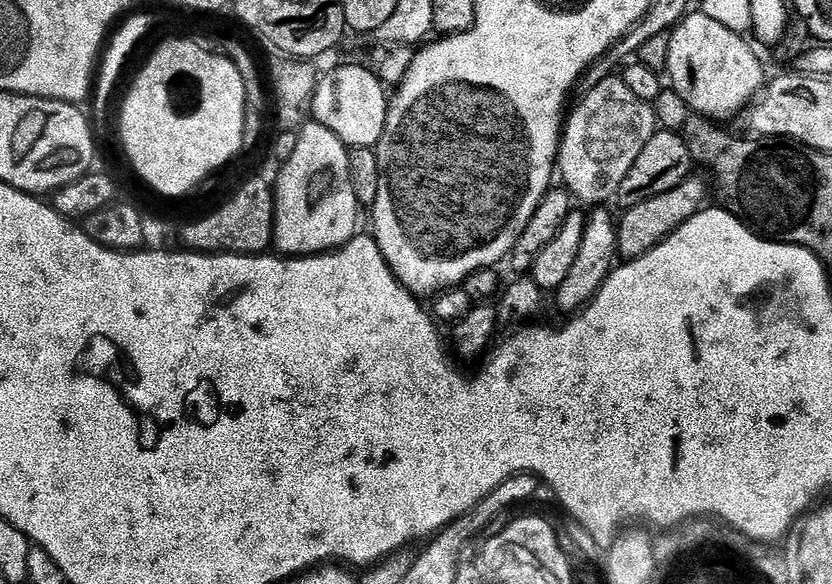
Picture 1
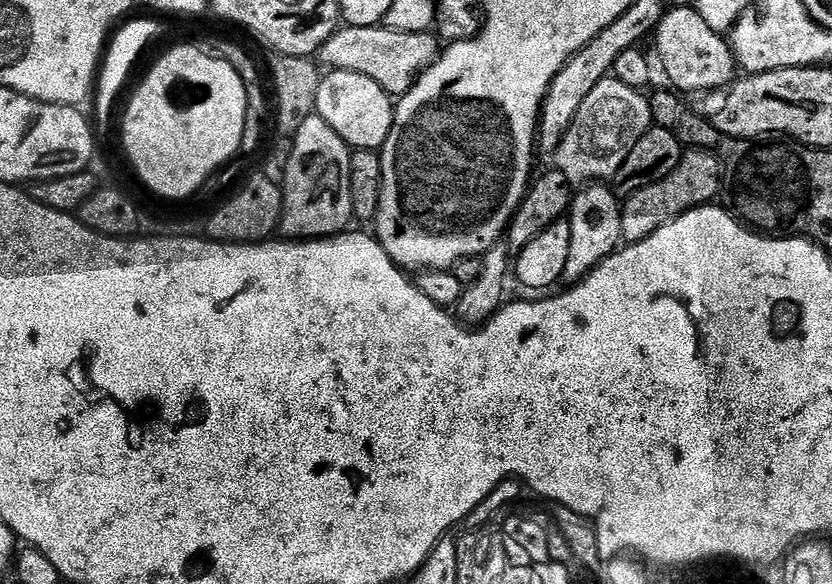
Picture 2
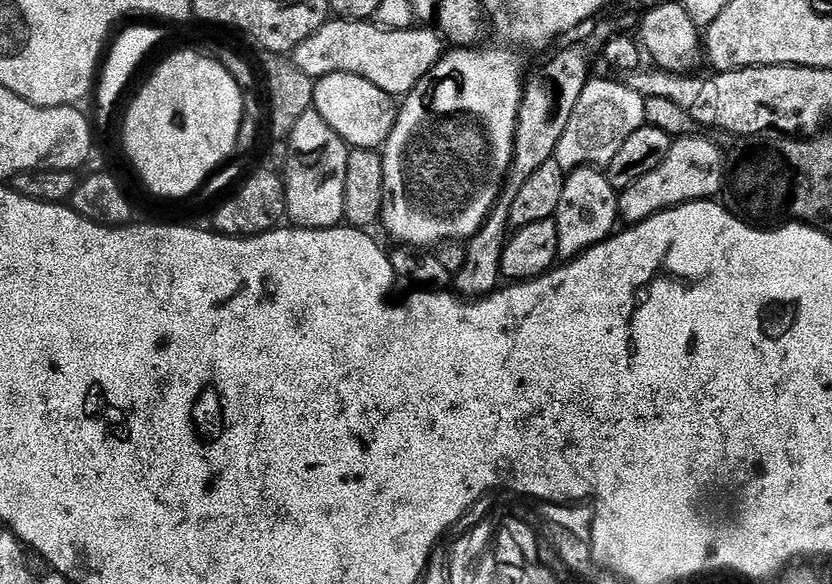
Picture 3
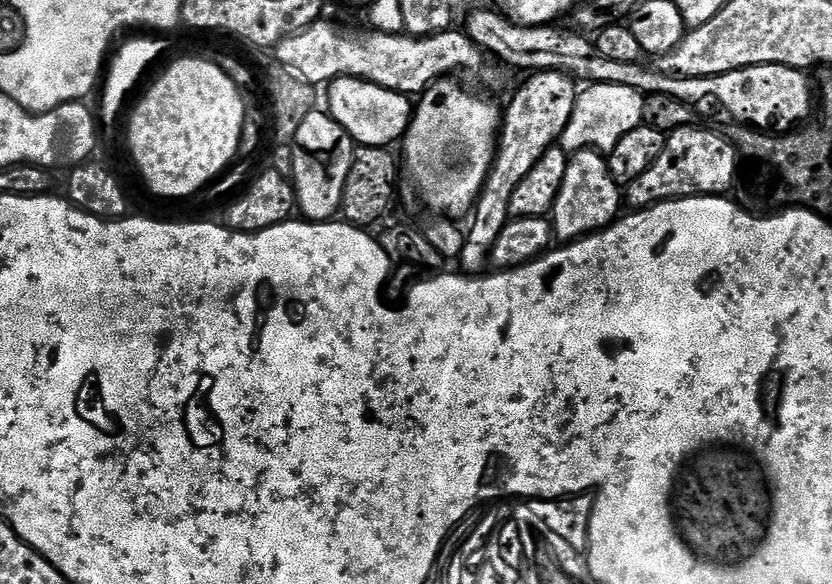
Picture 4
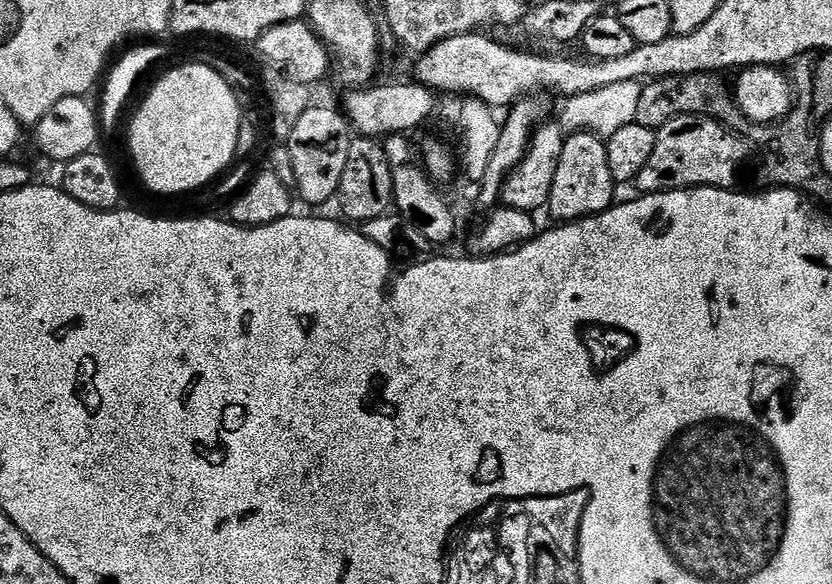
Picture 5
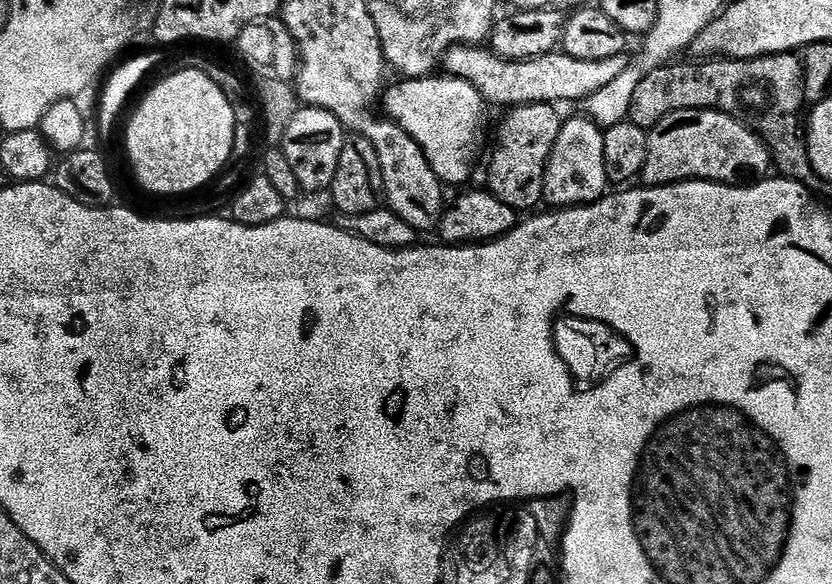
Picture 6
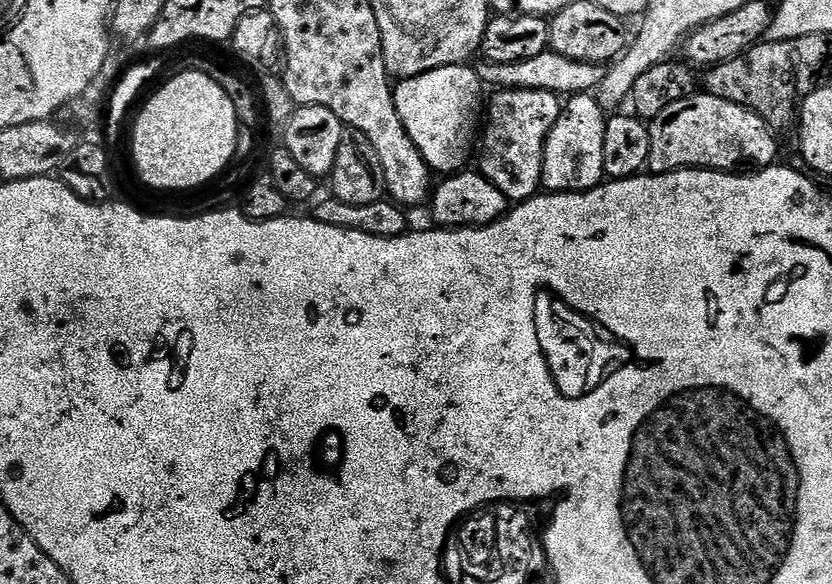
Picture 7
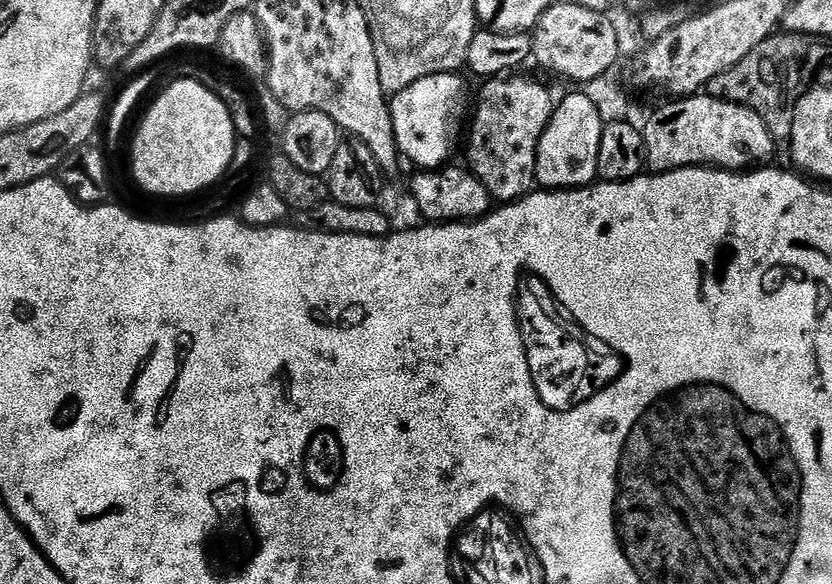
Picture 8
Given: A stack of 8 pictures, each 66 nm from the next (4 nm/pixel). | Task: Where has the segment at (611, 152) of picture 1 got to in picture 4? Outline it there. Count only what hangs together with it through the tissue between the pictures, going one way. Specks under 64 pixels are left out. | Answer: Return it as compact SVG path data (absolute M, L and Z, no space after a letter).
M592 84L584 89L577 95L576 105L570 114L570 120L566 122L566 128L558 141L559 147L563 148L565 152L571 154L580 152L583 148L590 148L601 154L607 154L614 150L614 146L626 134L630 134L630 130L634 130L644 124L643 104L646 97L644 93L631 89L630 86L614 84Z

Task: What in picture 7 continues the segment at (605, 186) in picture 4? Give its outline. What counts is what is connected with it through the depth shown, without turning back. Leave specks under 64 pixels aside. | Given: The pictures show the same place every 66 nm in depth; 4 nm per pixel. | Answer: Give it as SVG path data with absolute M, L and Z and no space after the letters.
M572 98L563 105L544 147L542 185L548 192L588 192L605 183L602 146L606 142L607 125L606 112L599 99Z

